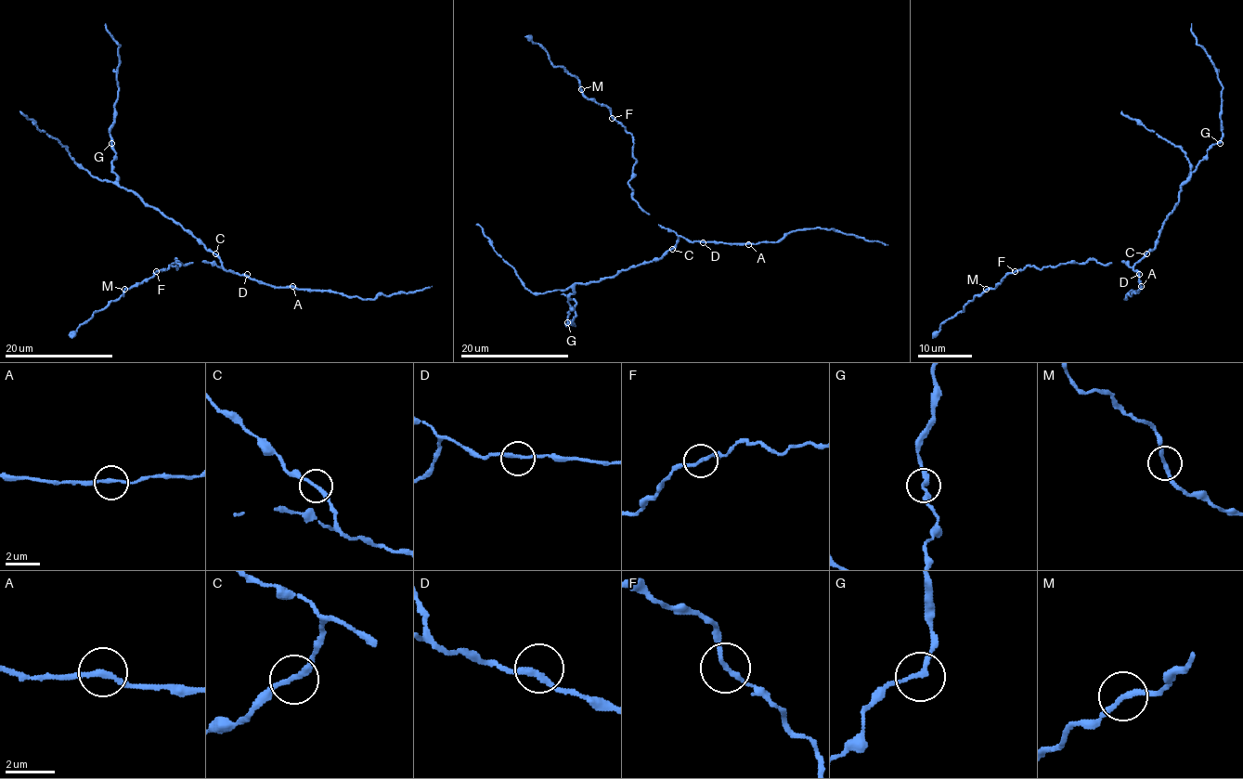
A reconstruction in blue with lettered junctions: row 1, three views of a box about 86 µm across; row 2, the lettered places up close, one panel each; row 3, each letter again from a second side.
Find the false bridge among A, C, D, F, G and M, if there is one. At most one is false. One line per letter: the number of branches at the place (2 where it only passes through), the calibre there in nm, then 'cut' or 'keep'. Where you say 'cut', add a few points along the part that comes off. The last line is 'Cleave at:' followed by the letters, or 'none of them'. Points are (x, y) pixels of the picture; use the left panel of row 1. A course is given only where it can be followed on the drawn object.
A: 2 | 200 nm | keep
C: 2 | 200 nm | keep
D: 2 | 200 nm | keep
F: 2 | 180 nm | keep
G: 2 | 200 nm | keep
M: 2 | 200 nm | keep
Cleave at: none of them

